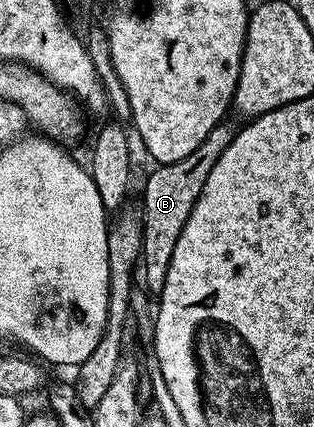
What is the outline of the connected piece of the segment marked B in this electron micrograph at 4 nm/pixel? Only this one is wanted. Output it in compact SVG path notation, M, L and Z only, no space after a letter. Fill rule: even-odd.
M222 121L207 133L203 145L195 149L195 153L187 153L183 161L163 163L154 166L153 172L145 179L145 188L141 191L139 206L143 217L143 245L139 260L139 275L145 278L145 287L150 296L160 296L163 285L167 281L167 269L171 269L171 253L175 253L175 241L179 241L179 233L183 233L183 225L187 225L187 217L191 217L191 209L195 209L195 201L199 201L199 193L203 193L203 185L207 185L207 177L211 177L211 169L215 169L215 161L223 157L223 149L231 145L235 131Z

